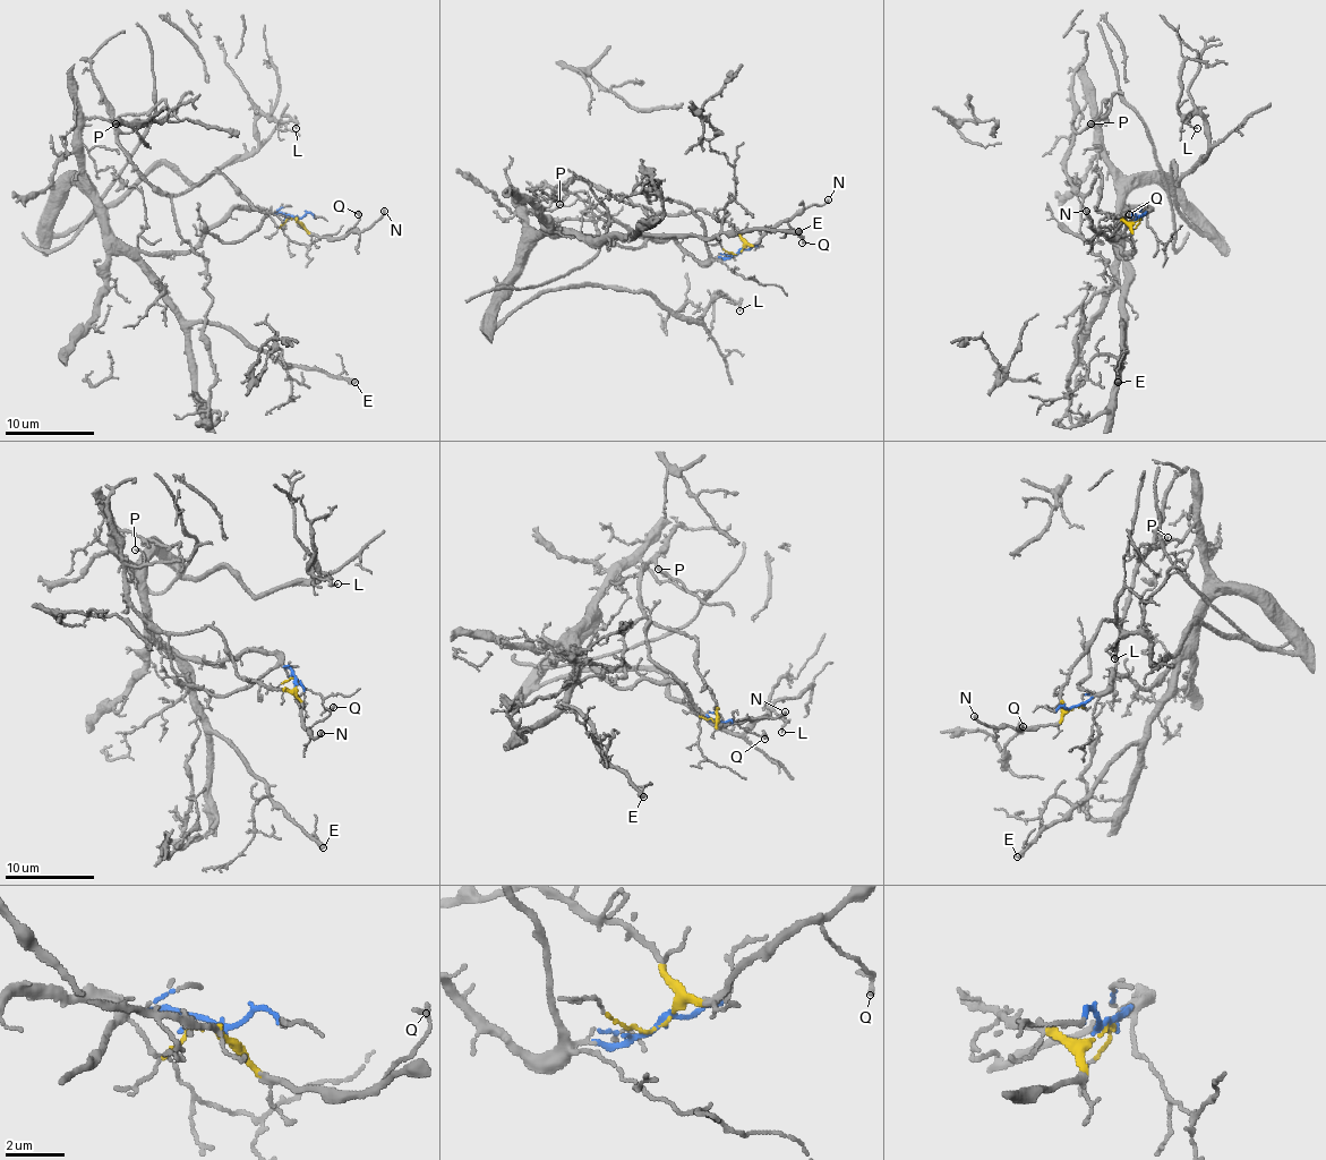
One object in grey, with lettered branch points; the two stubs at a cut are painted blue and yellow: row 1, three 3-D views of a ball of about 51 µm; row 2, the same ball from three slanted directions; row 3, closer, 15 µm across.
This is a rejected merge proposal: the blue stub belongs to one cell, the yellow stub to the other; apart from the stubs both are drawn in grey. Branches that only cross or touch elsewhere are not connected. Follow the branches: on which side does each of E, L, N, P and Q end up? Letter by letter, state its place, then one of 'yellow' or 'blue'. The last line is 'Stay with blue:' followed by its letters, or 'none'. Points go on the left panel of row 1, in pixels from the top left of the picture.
E: at (354, 382); blue
L: at (296, 128); blue
N: at (384, 211); yellow
P: at (116, 124); yellow
Q: at (358, 214); yellow
Stay with blue: E, L

